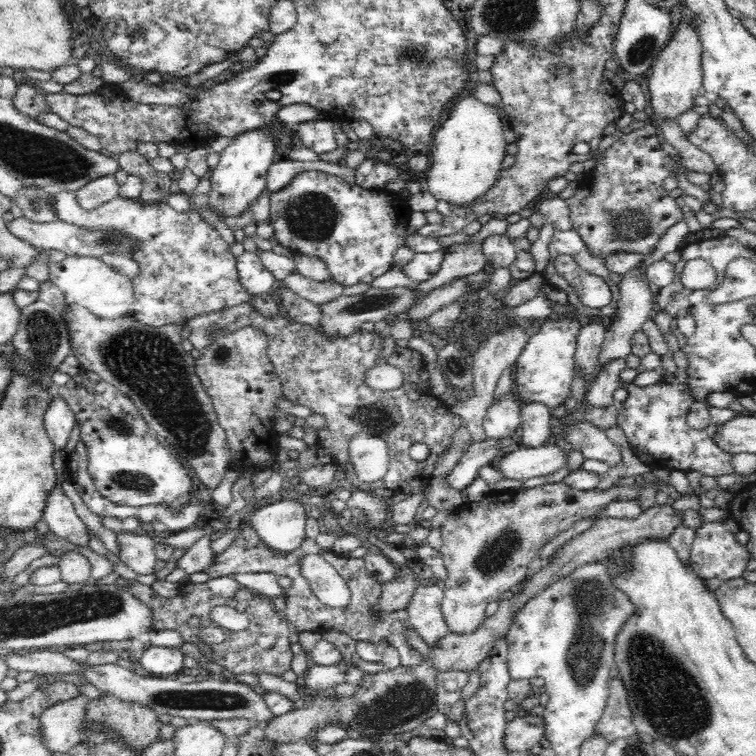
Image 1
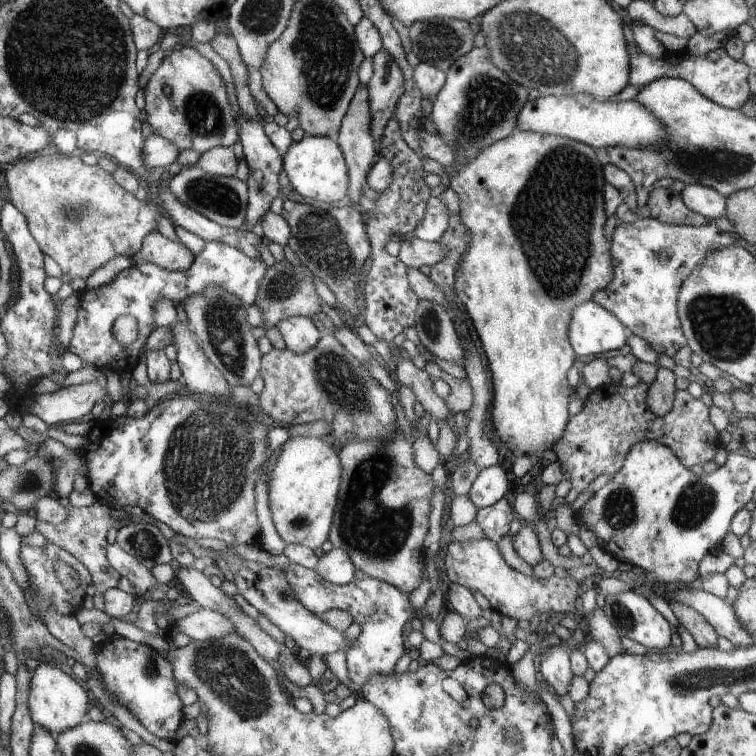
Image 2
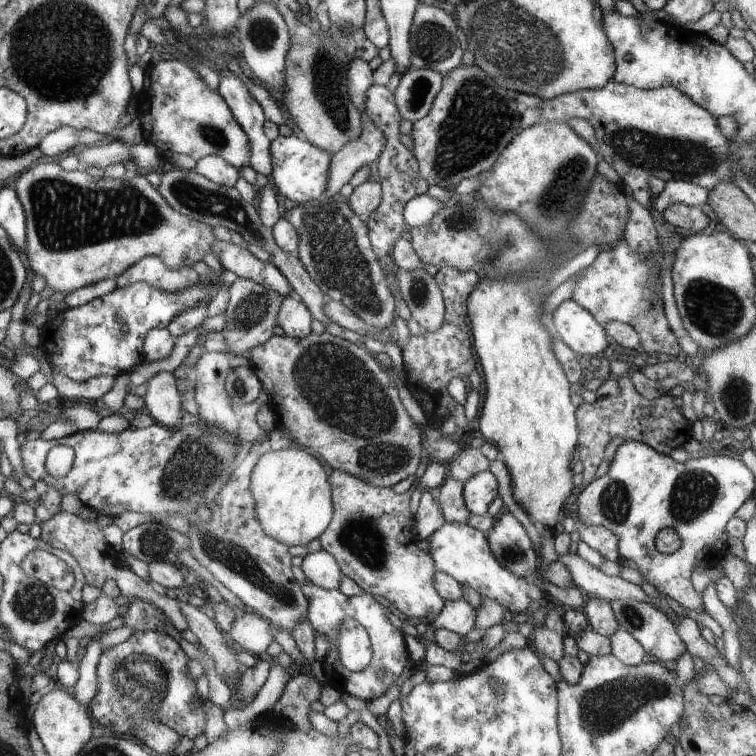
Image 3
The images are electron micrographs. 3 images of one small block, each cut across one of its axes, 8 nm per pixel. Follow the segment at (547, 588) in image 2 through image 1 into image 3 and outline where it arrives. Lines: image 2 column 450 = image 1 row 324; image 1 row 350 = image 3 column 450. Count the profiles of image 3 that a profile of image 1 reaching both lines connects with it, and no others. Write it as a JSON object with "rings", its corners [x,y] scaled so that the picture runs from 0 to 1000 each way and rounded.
{"rings":[[[589,689],[569,709],[569,733],[578,755],[593,758],[603,770],[631,780],[638,790],[652,791],[671,804],[679,815],[696,812],[700,796],[721,790],[710,766],[696,767],[663,747],[653,735],[642,705],[619,692]]]}

